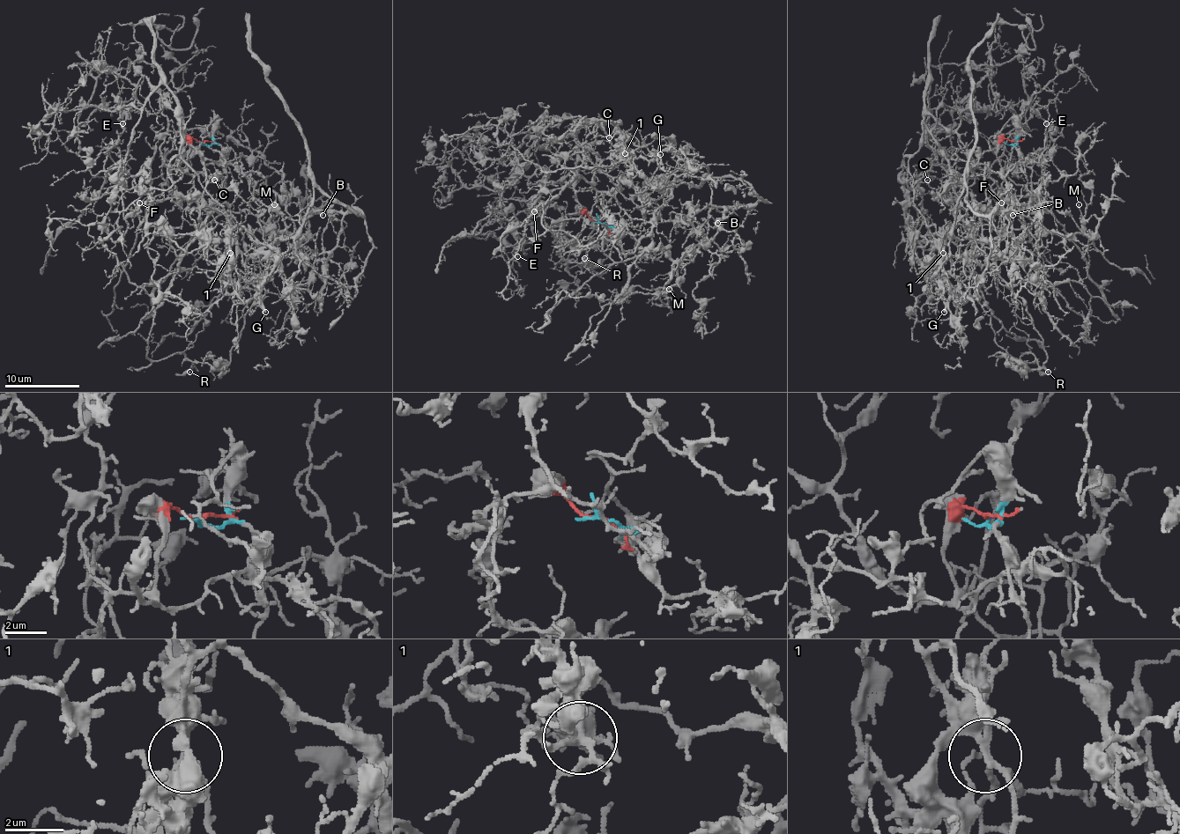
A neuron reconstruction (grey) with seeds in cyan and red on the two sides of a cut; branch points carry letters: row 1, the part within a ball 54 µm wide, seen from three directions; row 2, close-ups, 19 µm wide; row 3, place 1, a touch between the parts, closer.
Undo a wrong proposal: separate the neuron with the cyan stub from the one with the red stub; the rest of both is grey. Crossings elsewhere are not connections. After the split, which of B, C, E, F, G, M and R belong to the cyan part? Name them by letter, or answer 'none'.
B, M

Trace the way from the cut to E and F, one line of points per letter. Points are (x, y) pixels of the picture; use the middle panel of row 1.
E: (597, 222), (575, 192), (572, 135), (527, 136), (500, 200), (505, 215), (514, 212), (518, 255)
F: (597, 222), (575, 192), (572, 135), (527, 136), (516, 150), (523, 173), (544, 173), (535, 210)

